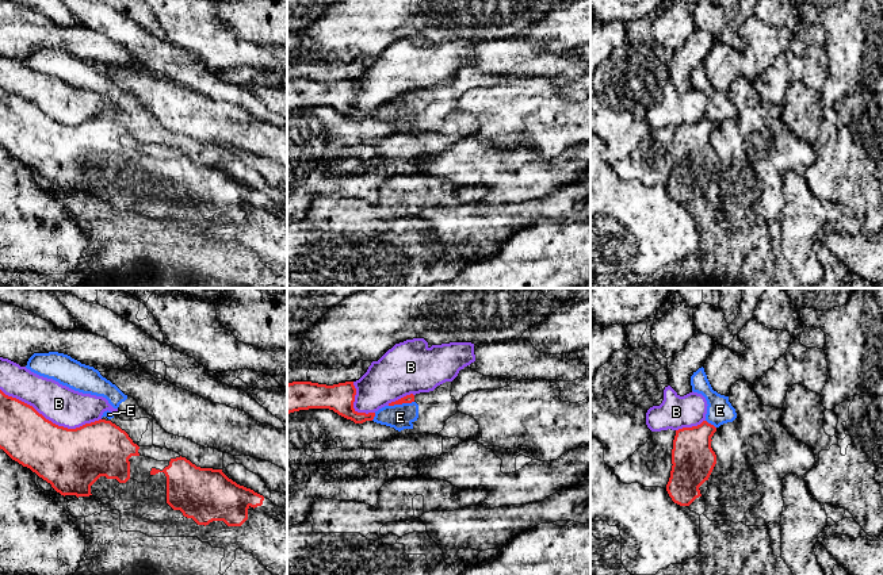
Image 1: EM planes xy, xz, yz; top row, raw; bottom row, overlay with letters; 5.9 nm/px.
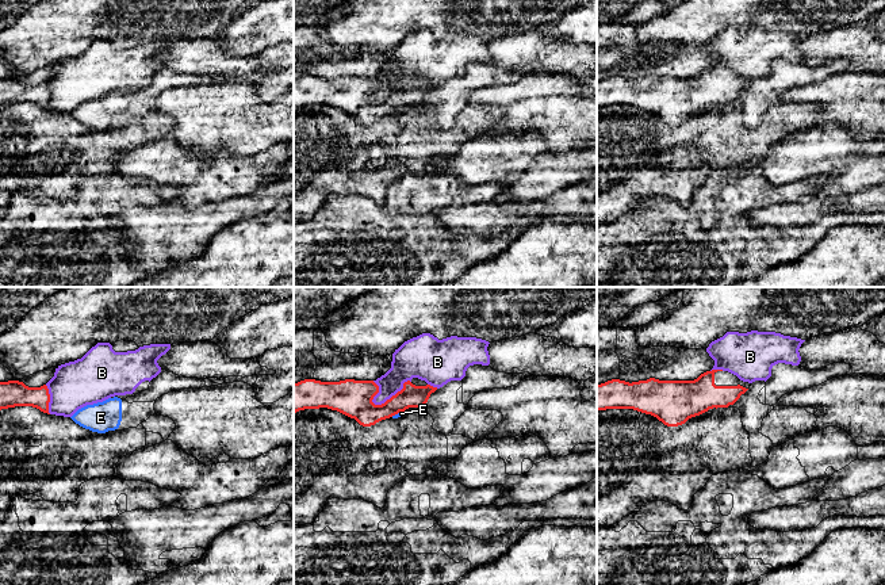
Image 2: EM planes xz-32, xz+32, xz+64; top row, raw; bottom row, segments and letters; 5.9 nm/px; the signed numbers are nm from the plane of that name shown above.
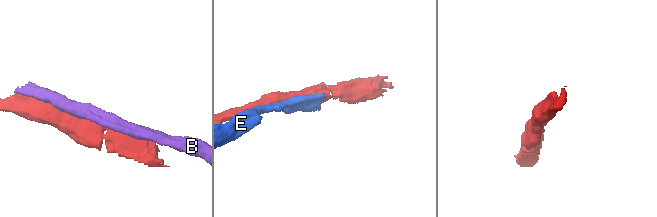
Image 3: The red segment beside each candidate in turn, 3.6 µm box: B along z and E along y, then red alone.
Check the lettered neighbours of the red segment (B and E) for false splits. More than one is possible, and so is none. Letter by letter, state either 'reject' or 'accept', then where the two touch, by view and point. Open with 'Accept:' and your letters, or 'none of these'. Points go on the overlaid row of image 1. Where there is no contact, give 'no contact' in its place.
Accept: none of these
B: reject | xy (50, 421)
E: reject | xz (401, 403)

